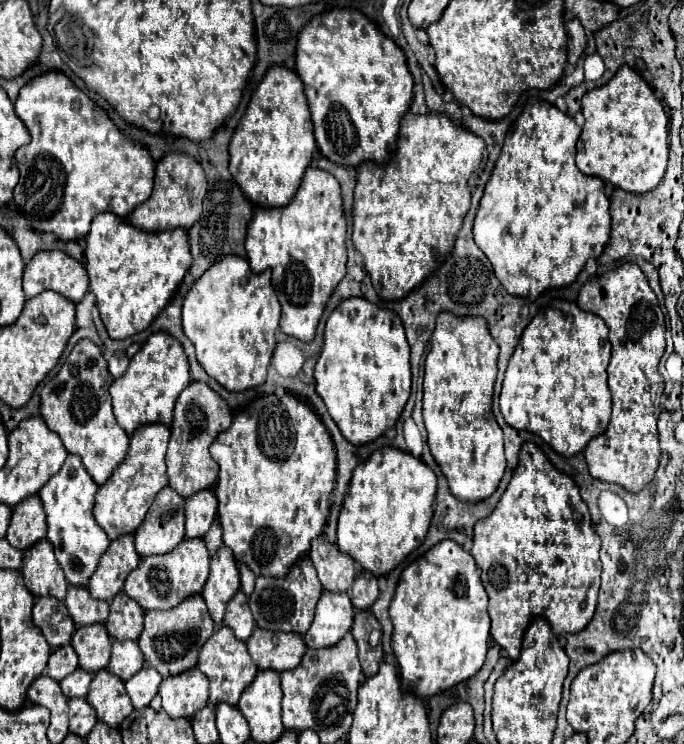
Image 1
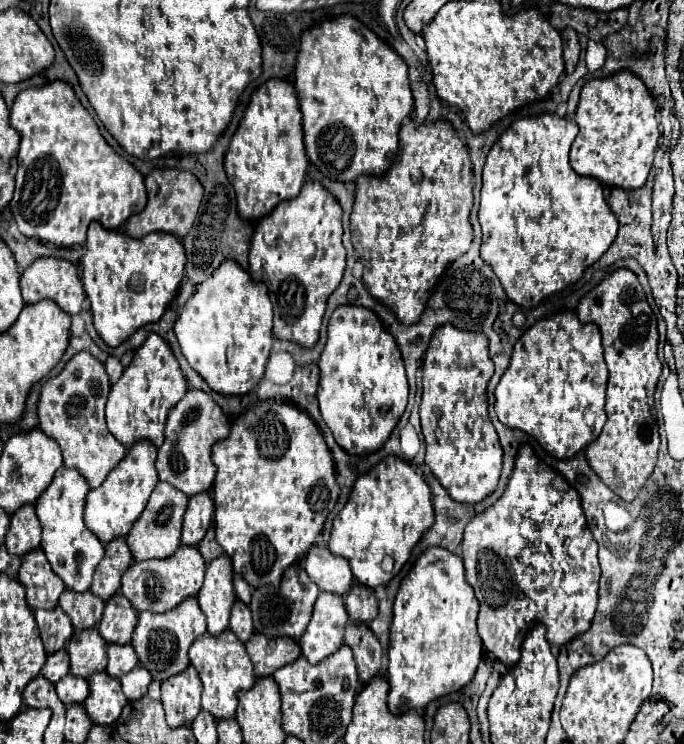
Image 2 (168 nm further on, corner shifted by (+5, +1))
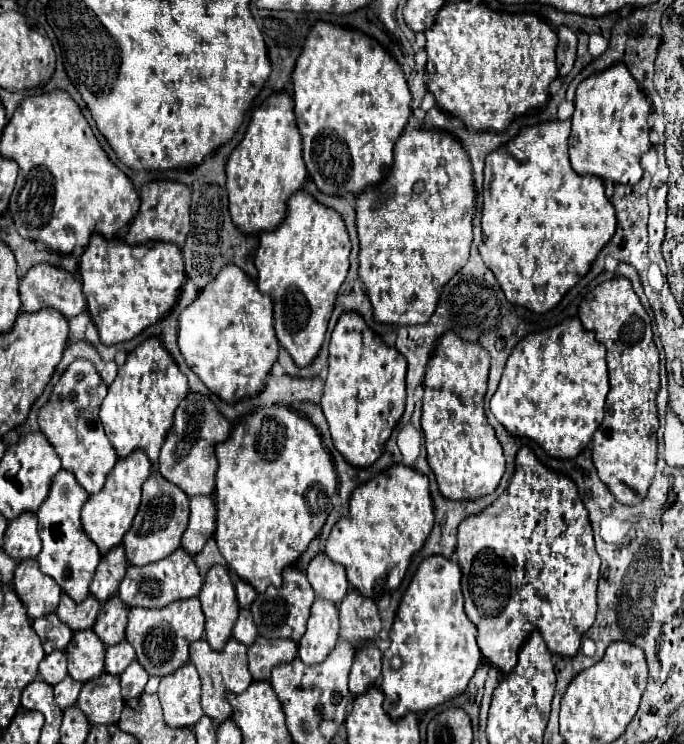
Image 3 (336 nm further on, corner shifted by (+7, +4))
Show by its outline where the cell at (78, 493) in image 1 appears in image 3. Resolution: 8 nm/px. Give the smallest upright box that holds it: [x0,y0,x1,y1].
[37,470,101,602]

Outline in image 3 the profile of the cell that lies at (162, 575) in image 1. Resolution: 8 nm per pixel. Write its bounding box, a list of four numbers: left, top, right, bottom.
[119,548,203,608]

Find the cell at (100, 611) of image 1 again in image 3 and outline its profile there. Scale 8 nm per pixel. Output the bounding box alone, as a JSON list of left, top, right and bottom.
[57,594,99,630]

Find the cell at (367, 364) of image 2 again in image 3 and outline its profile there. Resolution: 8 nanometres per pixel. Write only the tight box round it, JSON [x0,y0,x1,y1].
[323,312,407,468]

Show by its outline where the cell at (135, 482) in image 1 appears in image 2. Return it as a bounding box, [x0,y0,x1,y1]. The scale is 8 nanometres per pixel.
[85,439,159,543]

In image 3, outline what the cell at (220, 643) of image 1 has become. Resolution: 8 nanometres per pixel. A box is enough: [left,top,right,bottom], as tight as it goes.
[189,638,253,724]

